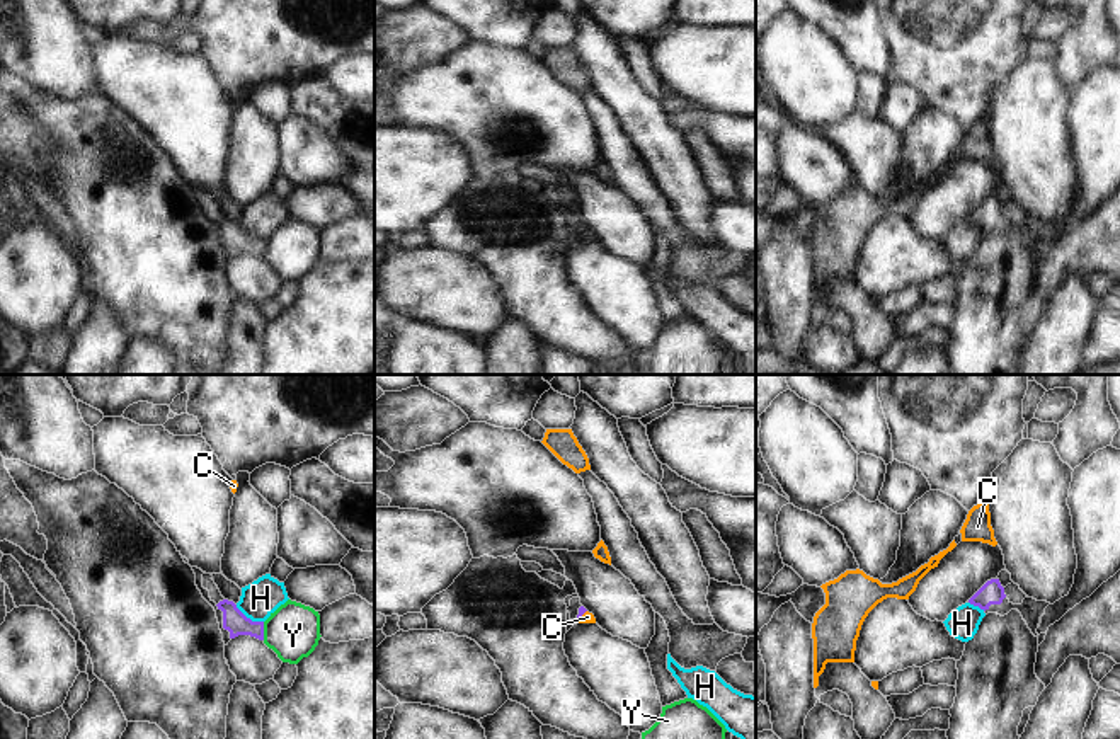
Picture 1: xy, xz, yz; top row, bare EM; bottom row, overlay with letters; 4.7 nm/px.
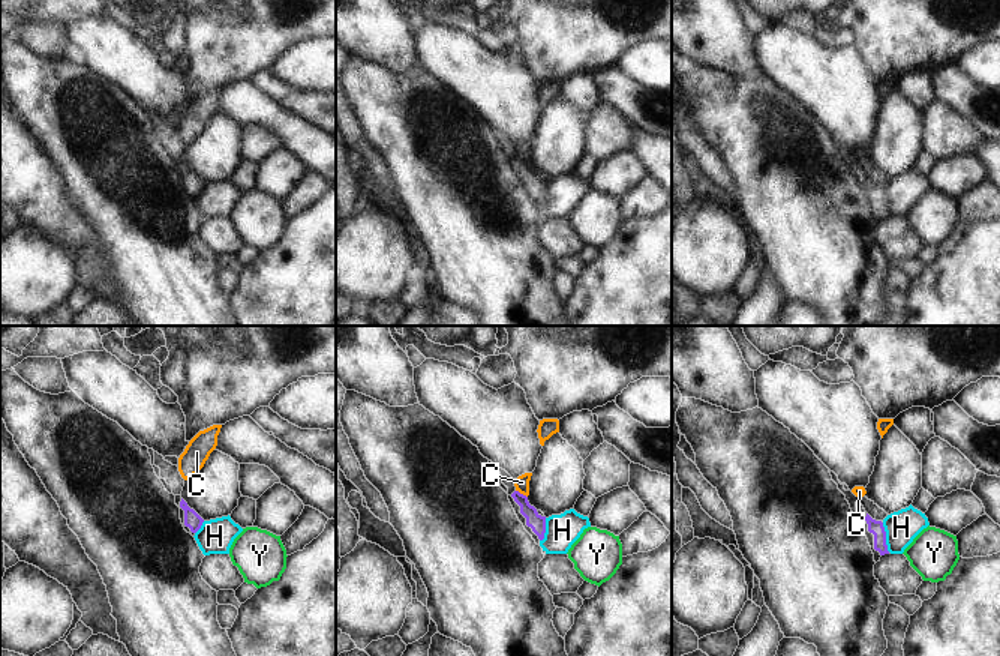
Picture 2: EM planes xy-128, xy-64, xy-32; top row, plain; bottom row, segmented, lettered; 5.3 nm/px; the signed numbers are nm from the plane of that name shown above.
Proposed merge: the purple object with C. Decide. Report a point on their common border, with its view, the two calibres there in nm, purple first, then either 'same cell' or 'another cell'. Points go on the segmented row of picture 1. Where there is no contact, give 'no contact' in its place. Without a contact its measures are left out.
xz (582, 613) | 40/50 nm | another cell

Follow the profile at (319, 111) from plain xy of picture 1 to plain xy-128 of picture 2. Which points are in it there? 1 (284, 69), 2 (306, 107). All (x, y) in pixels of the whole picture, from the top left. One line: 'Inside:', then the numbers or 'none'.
Inside: 2

